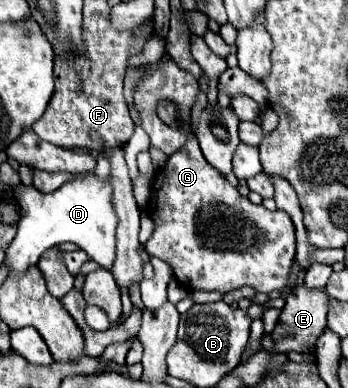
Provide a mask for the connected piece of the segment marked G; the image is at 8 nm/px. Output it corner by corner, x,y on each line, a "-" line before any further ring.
191,129
185,145
157,171
153,203
155,231
145,249
165,261
185,289
229,293
249,285
259,293
271,293
287,287
295,259
291,217
285,211
269,211
241,197
237,187
207,163

